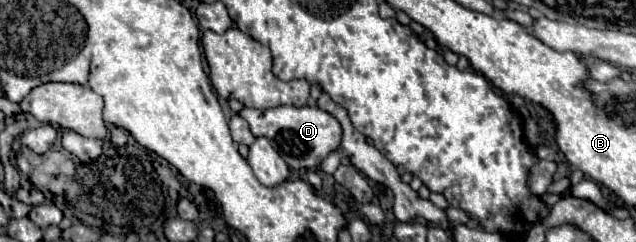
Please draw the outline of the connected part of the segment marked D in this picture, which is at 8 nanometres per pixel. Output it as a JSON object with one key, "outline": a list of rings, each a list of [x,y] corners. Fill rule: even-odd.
{"outline":[[[283,105],[283,107],[267,109],[265,113],[255,109],[255,115],[251,111],[253,109],[245,109],[245,111],[241,111],[241,116],[249,124],[253,136],[255,138],[267,137],[271,147],[275,147],[279,151],[279,155],[285,159],[285,163],[291,169],[313,169],[313,167],[319,167],[321,161],[331,151],[335,151],[339,147],[339,135],[341,135],[339,121],[333,115],[327,115],[325,111],[321,111],[319,107],[309,107],[309,105],[305,105],[305,107],[287,107],[287,105]],[[285,131],[287,131],[287,141],[285,141],[285,137],[281,137],[281,133],[285,133]]]}

